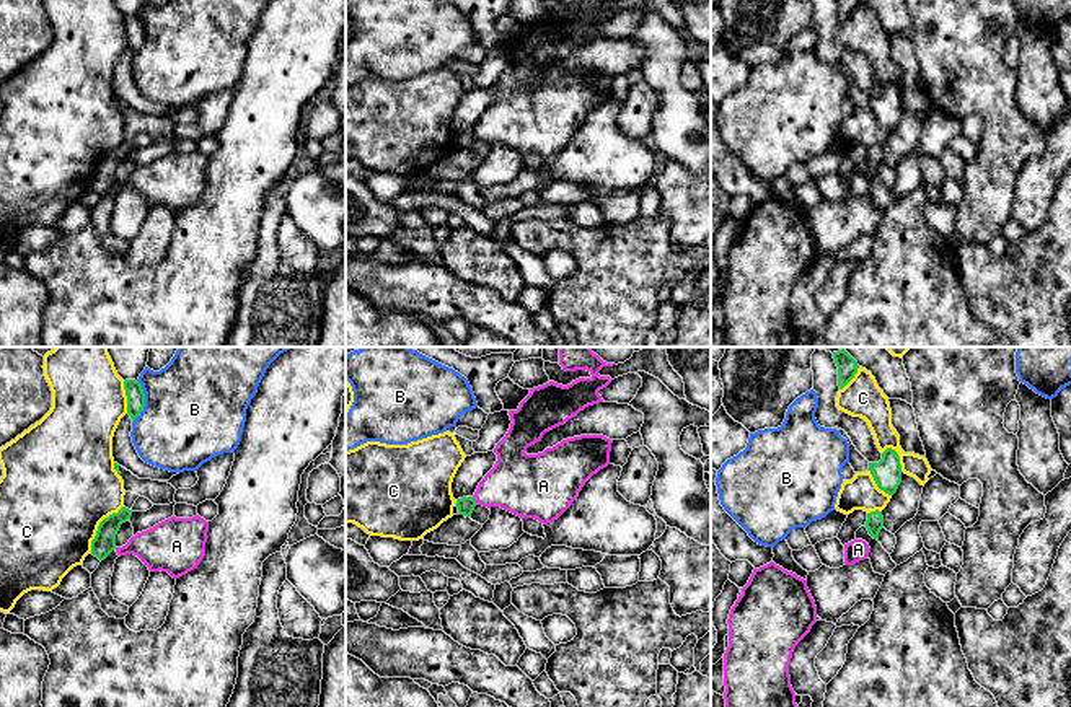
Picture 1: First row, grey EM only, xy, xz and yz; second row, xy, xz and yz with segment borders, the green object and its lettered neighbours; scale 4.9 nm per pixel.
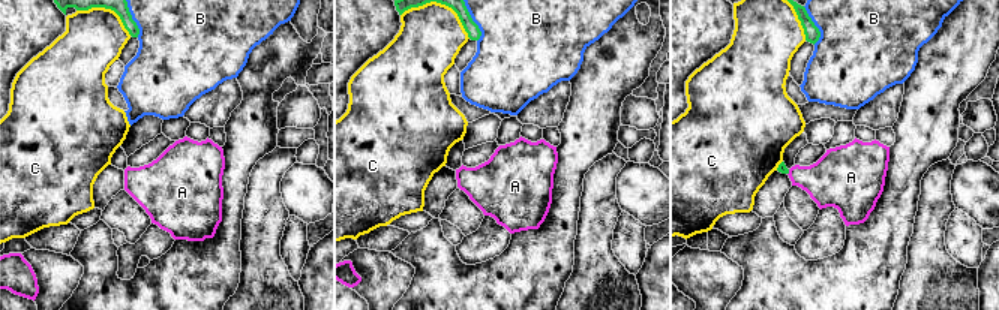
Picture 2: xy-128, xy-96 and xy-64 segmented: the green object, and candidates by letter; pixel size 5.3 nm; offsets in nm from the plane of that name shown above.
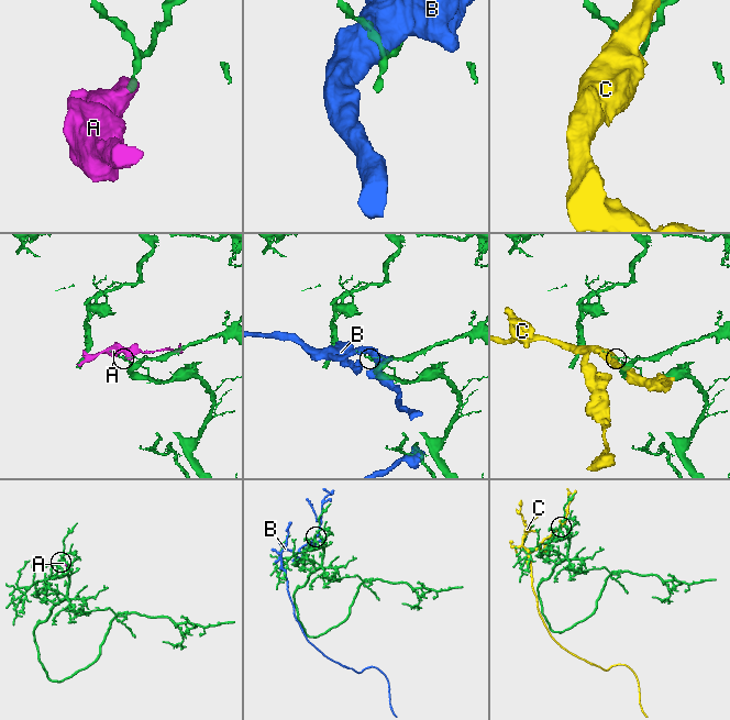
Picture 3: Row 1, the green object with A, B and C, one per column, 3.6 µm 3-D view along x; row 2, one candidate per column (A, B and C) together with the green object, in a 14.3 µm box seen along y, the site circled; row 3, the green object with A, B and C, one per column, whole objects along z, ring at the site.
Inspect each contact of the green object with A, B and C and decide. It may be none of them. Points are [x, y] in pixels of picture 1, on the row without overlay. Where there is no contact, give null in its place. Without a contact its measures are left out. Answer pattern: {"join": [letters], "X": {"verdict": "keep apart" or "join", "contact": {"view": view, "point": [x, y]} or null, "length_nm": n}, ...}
{"join": [], "A": {"verdict": "keep apart", "contact": {"view": "xz", "point": [475, 136]}, "length_nm": 50}, "B": {"verdict": "keep apart", "contact": {"view": "xy", "point": [144, 38]}, "length_nm": 220}, "C": {"verdict": "keep apart", "contact": {"view": "xy", "point": [98, 162]}, "length_nm": 280}}

